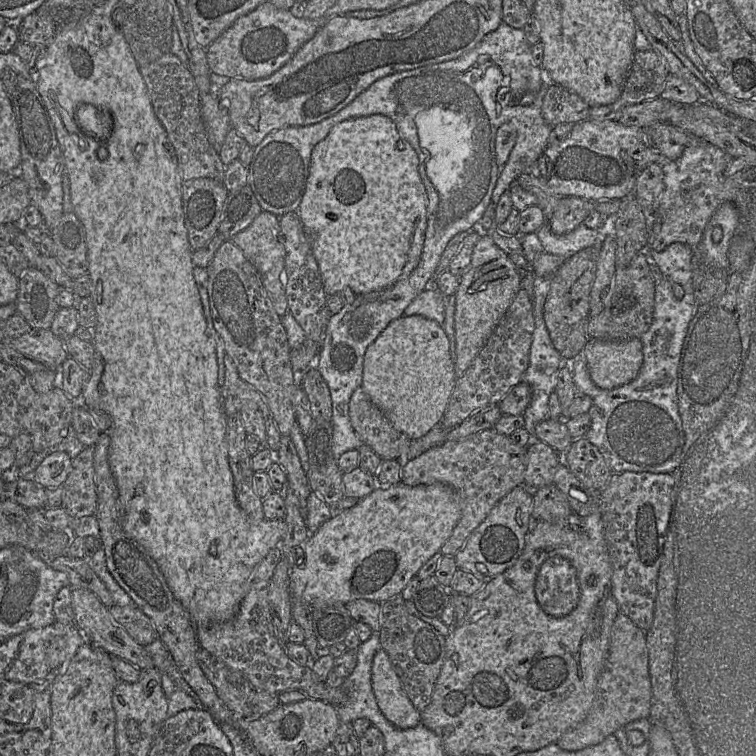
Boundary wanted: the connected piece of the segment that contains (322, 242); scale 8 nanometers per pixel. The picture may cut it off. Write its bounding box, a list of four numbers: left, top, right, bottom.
[297,114,428,296]

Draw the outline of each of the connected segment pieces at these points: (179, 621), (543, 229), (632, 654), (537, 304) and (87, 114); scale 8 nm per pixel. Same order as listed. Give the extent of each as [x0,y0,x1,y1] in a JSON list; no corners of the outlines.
[[94,431,239,728],[536,217,614,259],[556,612,651,751],[521,277,562,440],[75,104,113,141]]

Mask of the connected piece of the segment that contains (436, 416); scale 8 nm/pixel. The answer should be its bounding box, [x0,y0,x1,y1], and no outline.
[361,315,457,440]

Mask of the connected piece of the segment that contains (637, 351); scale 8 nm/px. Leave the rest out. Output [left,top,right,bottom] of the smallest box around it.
[582,339,643,390]

